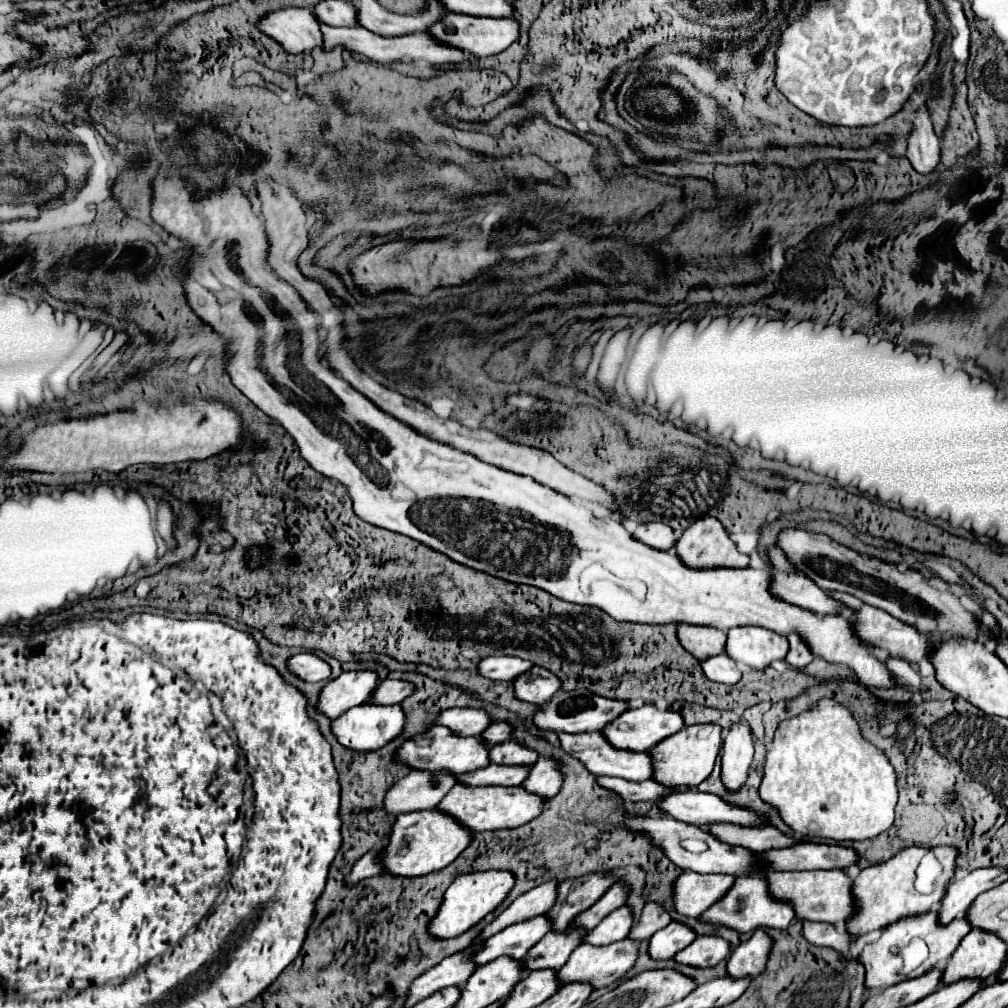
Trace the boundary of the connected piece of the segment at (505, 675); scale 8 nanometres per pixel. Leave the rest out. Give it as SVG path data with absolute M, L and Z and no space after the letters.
M484 657L476 671L478 675L490 679L490 681L512 681L520 673L528 671L532 667L530 661L518 659L518 657Z

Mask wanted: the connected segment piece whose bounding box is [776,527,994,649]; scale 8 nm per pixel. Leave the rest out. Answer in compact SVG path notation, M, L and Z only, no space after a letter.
M782 529L778 533L776 545L784 551L790 565L796 571L808 575L824 591L842 591L850 593L864 603L884 609L892 617L916 627L920 633L928 635L934 641L944 641L950 637L966 637L982 643L986 649L994 649L988 633L984 633L960 599L948 589L948 585L938 577L924 577L916 569L898 571L896 565L878 561L874 557L862 557L856 551L836 543L828 535L808 533L802 529Z

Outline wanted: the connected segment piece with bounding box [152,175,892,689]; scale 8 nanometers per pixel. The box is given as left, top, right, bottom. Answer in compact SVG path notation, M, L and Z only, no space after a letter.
M158 175L154 177L152 181L152 219L164 229L168 231L170 235L174 235L176 239L180 241L186 241L190 243L188 251L188 263L186 263L186 273L182 277L182 285L184 285L184 293L186 293L186 299L188 299L188 305L190 309L204 321L208 323L216 333L222 335L222 339L226 341L226 353L228 353L228 375L232 379L232 383L252 401L256 403L268 417L276 419L296 441L298 449L300 449L300 455L310 463L310 467L314 467L318 473L322 473L324 477L336 481L336 483L342 483L346 489L348 489L348 495L352 499L352 505L354 505L354 513L364 519L366 523L370 525L376 525L376 527L382 527L382 529L388 529L388 531L394 531L394 533L400 533L400 535L406 535L406 537L412 537L428 547L432 547L434 551L440 551L444 553L446 557L450 557L452 561L460 563L460 565L466 565L466 567L472 567L476 571L484 571L484 573L490 573L492 577L498 577L498 579L504 579L504 581L510 581L510 583L524 583L524 585L532 585L532 587L538 587L538 589L544 589L546 593L562 599L562 601L570 601L570 603L578 603L578 605L590 605L590 607L598 607L602 611L606 611L610 617L614 617L616 621L630 621L630 623L688 623L688 625L708 625L708 627L716 627L716 629L722 629L722 631L728 631L732 627L744 627L744 625L758 625L758 627L764 627L764 629L770 629L770 631L776 631L776 633L782 633L782 635L788 635L790 631L796 631L812 649L812 653L820 655L822 659L830 661L830 663L838 663L838 665L846 665L850 669L854 669L854 673L858 675L858 679L864 683L864 685L870 685L870 687L884 687L884 689L890 689L892 687L892 675L886 671L886 667L872 655L872 647L870 645L864 645L860 643L860 639L854 635L852 631L852 625L846 617L842 615L816 615L812 611L806 611L806 609L796 609L796 605L790 605L786 601L780 601L776 597L772 597L770 593L770 573L768 569L708 569L708 571L696 571L696 569L688 569L686 565L680 563L678 555L674 551L658 551L658 549L650 549L648 545L636 541L634 537L630 537L630 533L624 529L624 525L612 517L606 517L606 519L598 519L590 509L586 507L580 507L576 503L572 503L568 497L564 497L562 493L556 493L552 491L550 487L544 487L540 483L536 483L534 479L528 479L524 475L516 475L516 473L508 473L504 469L498 469L498 467L492 467L476 457L472 457L470 453L464 453L464 451L458 451L450 445L444 445L444 443L438 443L438 441L432 441L428 439L426 435L420 435L416 433L412 427L408 427L406 423L390 417L388 413L382 413L370 399L366 399L360 391L356 391L350 383L346 383L344 379L336 377L336 373L322 365L320 361L320 327L314 319L314 315L306 309L306 303L302 301L300 293L288 285L284 279L280 279L278 275L274 275L266 263L266 257L268 257L268 239L266 239L266 233L264 233L264 225L262 225L262 219L252 211L252 205L250 201L246 199L246 195L236 187L236 185L226 185L224 189L218 189L218 191L212 191L208 193L204 199L194 199L194 197L188 197L188 191L186 191L186 183L182 181L180 175Z

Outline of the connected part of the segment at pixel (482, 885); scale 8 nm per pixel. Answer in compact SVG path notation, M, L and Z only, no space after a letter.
M484 871L484 873L468 873L460 875L444 893L444 901L438 909L438 915L428 921L428 931L436 939L450 939L462 935L466 929L476 925L482 917L494 911L508 891L514 887L514 875L508 871Z

